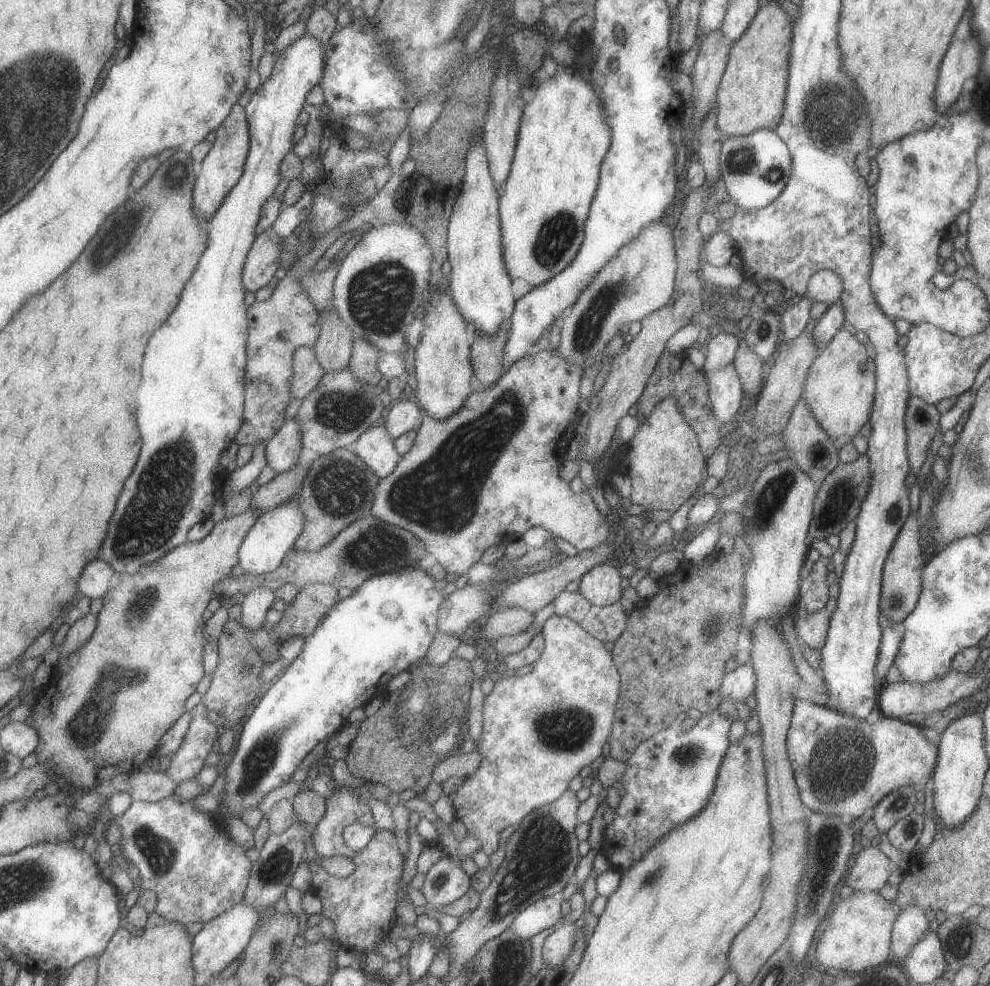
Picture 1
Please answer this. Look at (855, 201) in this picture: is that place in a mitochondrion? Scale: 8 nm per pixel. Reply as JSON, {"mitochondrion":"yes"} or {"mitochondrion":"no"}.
{"mitochondrion":"no"}

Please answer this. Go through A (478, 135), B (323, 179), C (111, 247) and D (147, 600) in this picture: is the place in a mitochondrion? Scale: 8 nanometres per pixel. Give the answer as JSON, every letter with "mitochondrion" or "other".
{"A":"other","B":"other","C":"mitochondrion","D":"mitochondrion"}

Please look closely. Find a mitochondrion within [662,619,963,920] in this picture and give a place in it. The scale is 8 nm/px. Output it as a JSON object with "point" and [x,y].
{"point":[842,762]}

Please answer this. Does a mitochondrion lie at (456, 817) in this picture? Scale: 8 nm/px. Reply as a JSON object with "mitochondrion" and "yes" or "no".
{"mitochondrion":"no"}

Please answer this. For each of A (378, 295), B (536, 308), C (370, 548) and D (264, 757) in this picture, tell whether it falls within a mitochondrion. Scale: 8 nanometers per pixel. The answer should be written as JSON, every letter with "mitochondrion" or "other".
{"A":"mitochondrion","B":"other","C":"mitochondrion","D":"mitochondrion"}

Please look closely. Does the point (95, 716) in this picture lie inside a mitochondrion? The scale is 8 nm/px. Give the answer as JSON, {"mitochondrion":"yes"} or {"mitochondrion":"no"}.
{"mitochondrion":"yes"}

